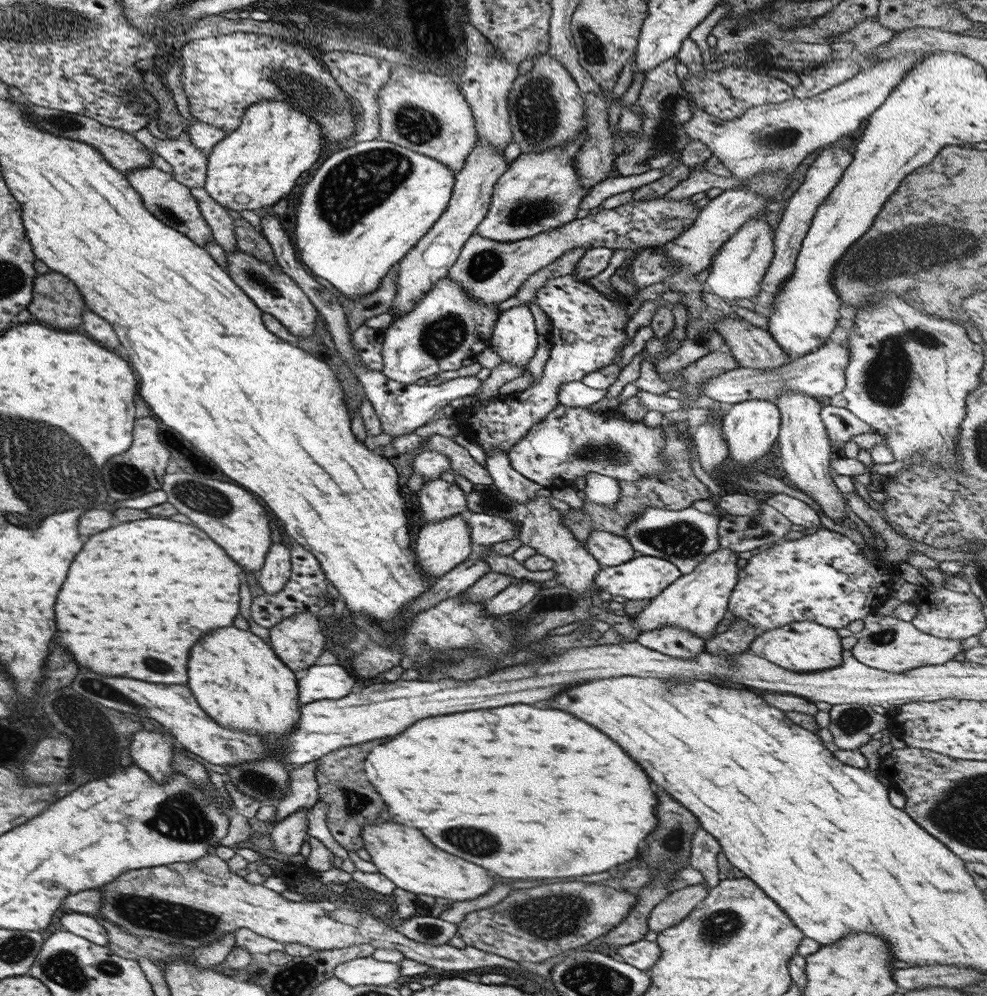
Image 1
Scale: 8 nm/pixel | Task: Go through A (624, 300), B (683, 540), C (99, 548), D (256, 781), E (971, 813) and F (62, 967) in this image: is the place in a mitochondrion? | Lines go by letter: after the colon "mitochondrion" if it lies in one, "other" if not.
A: other
B: mitochondrion
C: other
D: mitochondrion
E: mitochondrion
F: mitochondrion

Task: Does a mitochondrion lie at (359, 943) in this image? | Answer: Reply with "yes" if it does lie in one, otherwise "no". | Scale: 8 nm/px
no

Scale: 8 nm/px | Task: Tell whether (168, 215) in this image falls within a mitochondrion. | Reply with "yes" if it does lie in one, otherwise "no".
yes

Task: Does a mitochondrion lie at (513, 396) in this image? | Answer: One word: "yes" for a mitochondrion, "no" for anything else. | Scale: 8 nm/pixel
no

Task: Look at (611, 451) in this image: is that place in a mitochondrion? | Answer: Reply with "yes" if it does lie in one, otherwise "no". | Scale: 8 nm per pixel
yes

